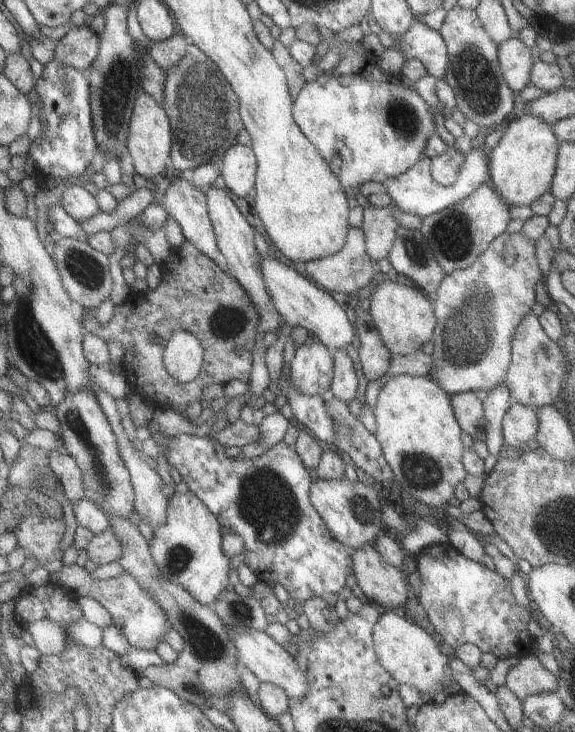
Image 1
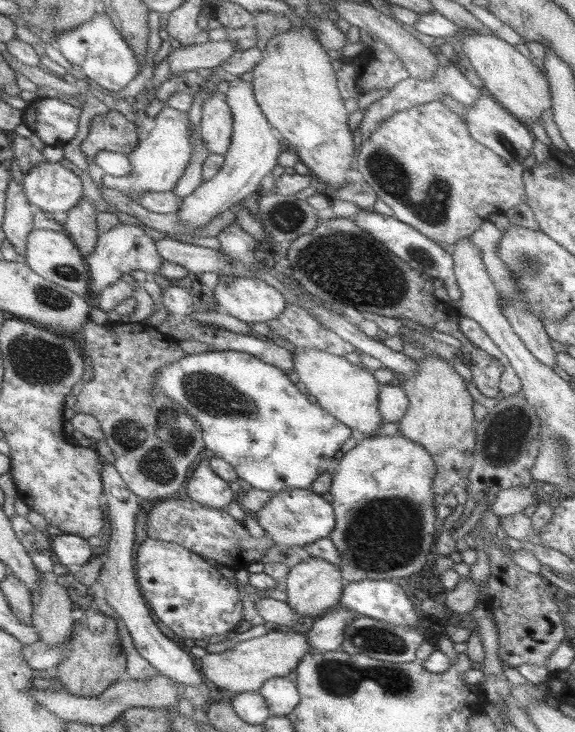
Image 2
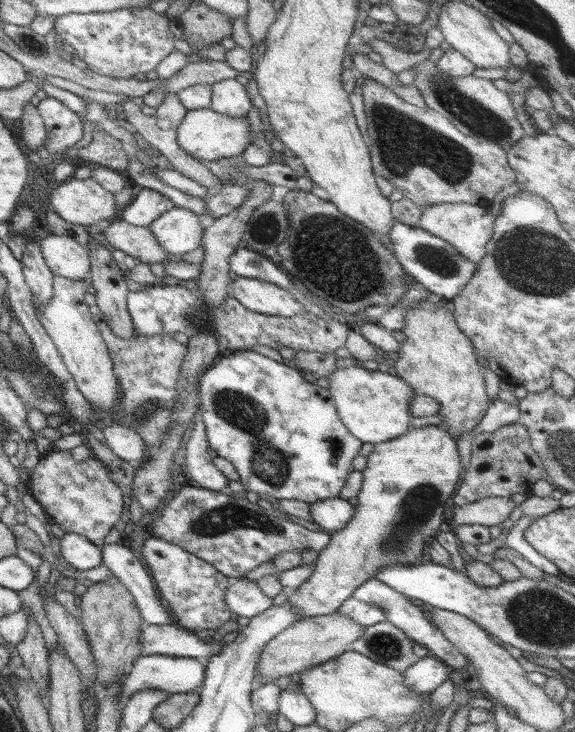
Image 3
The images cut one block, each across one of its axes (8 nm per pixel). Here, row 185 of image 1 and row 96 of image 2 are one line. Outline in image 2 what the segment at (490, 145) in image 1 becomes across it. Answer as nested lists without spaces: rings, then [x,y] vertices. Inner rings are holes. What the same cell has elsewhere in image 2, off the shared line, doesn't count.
[[[443,60],[440,69],[436,70],[434,78],[432,80],[416,80],[415,78],[408,77],[406,80],[402,80],[393,86],[385,94],[368,99],[368,109],[363,114],[362,121],[360,122],[359,129],[362,138],[366,139],[375,132],[382,122],[391,118],[394,114],[405,110],[404,108],[410,108],[410,106],[418,106],[418,104],[426,104],[426,102],[432,102],[433,100],[442,100],[442,95],[450,95],[452,99],[456,99],[462,106],[472,106],[476,102],[476,98],[480,98],[480,94],[484,91],[473,86],[468,78],[464,76],[455,66],[455,61]]]

